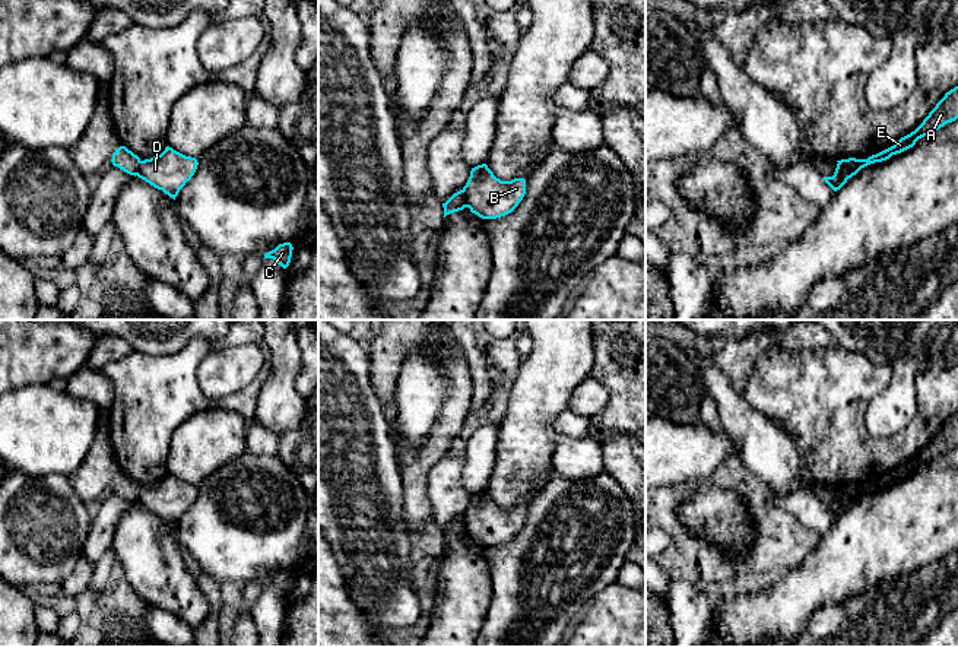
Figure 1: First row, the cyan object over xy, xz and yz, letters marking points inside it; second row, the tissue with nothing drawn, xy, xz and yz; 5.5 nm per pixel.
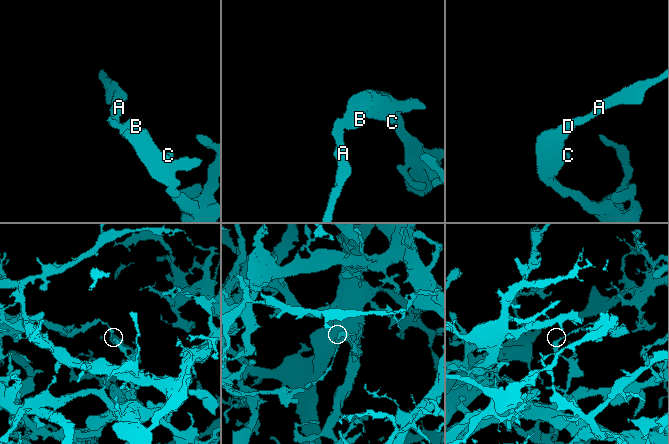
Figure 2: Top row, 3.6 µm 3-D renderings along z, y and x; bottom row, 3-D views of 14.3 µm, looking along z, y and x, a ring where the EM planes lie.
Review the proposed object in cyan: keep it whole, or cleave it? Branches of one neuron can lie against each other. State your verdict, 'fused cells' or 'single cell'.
fused cells

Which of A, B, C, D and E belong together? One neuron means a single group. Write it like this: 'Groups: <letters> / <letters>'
Groups: A E / B C D

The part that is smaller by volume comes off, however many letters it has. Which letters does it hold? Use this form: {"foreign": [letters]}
{"foreign": ["A", "E"]}

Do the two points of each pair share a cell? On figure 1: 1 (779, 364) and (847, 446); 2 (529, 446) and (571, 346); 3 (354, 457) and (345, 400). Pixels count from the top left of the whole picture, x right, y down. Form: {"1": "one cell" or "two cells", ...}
{"1": "one cell", "2": "one cell", "3": "one cell"}

